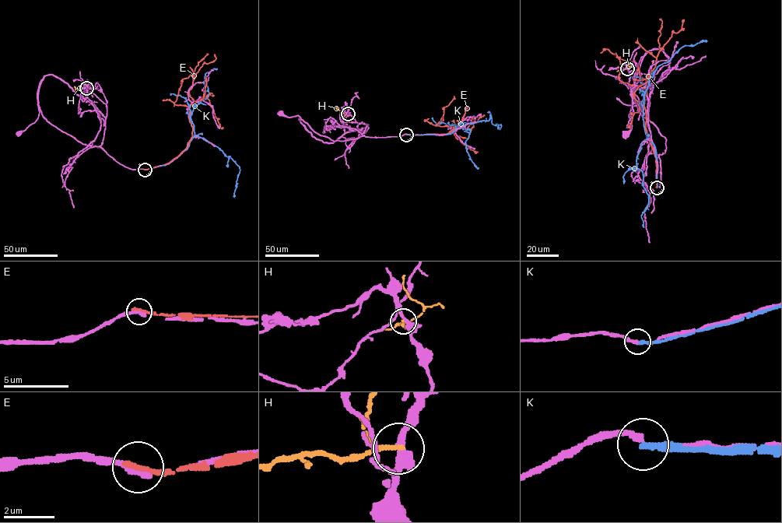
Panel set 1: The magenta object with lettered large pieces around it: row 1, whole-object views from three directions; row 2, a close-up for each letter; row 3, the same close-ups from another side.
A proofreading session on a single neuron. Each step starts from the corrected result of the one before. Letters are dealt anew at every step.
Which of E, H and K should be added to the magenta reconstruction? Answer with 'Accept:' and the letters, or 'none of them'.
Accept: none of them

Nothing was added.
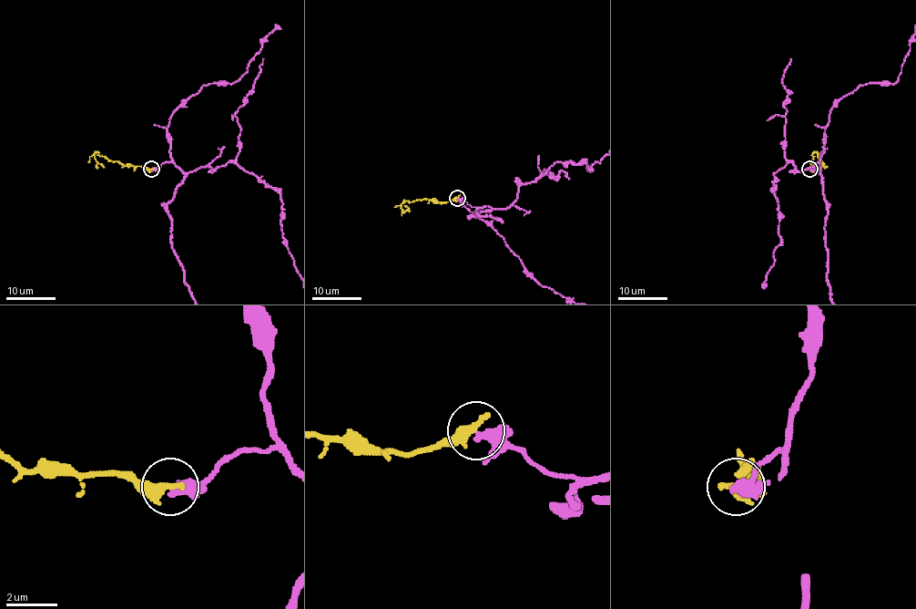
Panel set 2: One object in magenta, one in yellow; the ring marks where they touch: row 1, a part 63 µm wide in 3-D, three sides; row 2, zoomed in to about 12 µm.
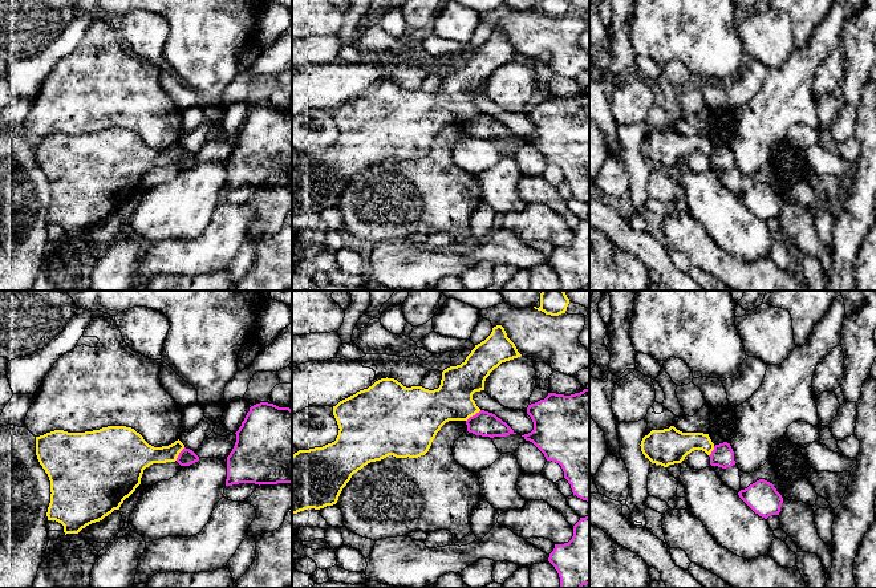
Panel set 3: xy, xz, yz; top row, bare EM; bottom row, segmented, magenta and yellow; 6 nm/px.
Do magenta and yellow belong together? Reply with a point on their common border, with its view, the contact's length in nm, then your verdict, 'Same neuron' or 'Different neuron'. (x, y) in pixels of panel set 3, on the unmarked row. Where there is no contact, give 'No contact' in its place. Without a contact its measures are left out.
Touches magenta at xz (473, 118). Shared border 120 nm. Different neuron

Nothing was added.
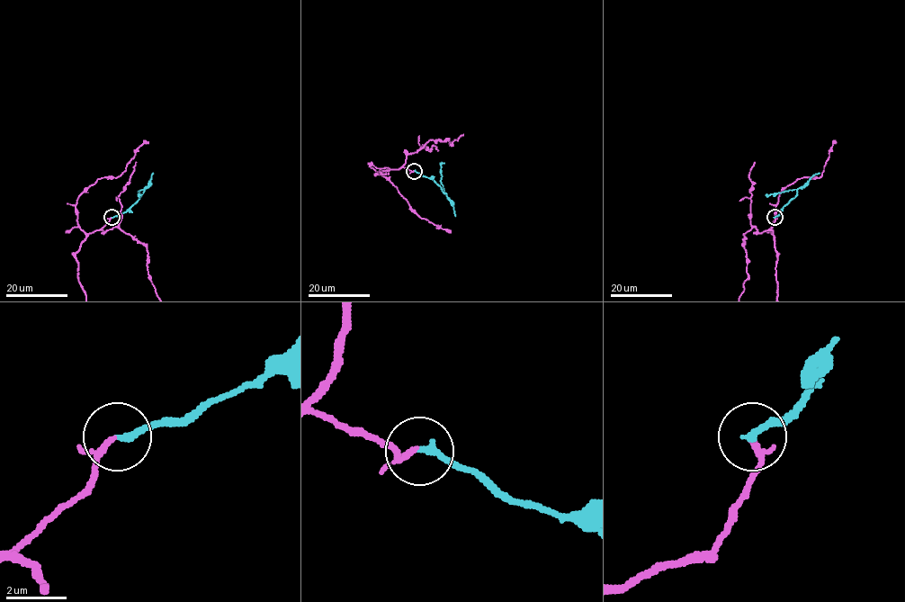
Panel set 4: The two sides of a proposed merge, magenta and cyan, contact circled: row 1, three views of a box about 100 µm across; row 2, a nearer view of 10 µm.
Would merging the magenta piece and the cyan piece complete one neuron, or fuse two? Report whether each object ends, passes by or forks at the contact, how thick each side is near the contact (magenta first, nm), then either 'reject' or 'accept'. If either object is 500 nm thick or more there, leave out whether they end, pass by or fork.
magenta passes by; cyan ends; calibres 140 and 240 nm; accept

